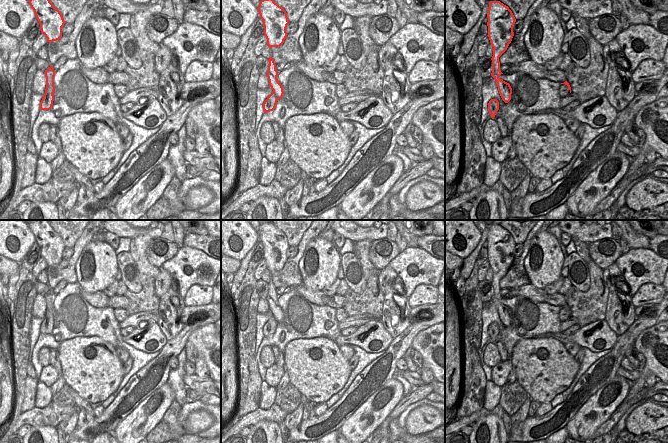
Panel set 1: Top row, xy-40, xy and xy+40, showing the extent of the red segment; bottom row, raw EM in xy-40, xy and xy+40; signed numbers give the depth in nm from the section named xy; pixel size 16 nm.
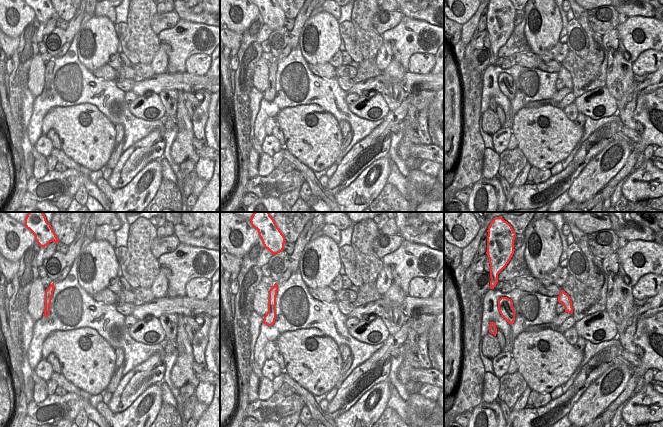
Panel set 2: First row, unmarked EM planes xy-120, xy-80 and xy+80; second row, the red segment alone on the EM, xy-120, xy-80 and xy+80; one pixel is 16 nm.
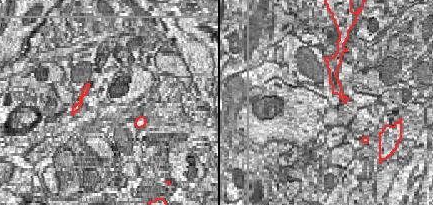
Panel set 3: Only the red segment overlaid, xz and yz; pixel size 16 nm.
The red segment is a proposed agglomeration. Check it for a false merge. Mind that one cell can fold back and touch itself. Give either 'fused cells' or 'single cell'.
single cell

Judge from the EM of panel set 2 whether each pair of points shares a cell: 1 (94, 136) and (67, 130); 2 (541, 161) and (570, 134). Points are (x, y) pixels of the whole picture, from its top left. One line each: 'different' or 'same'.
1: same
2: same

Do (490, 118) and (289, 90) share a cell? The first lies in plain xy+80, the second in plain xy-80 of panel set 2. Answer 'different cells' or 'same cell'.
different cells

